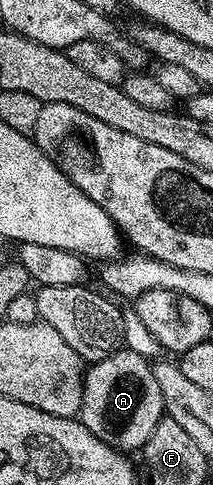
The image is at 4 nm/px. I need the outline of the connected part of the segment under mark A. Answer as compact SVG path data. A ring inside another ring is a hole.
M120 350L112 356L103 360L94 361L86 369L83 377L83 401L79 407L78 419L90 430L94 436L101 438L117 452L124 454L138 453L143 444L153 434L157 422L165 415L161 388L157 386L157 379L154 378L152 361L147 361L139 352L127 352Z

